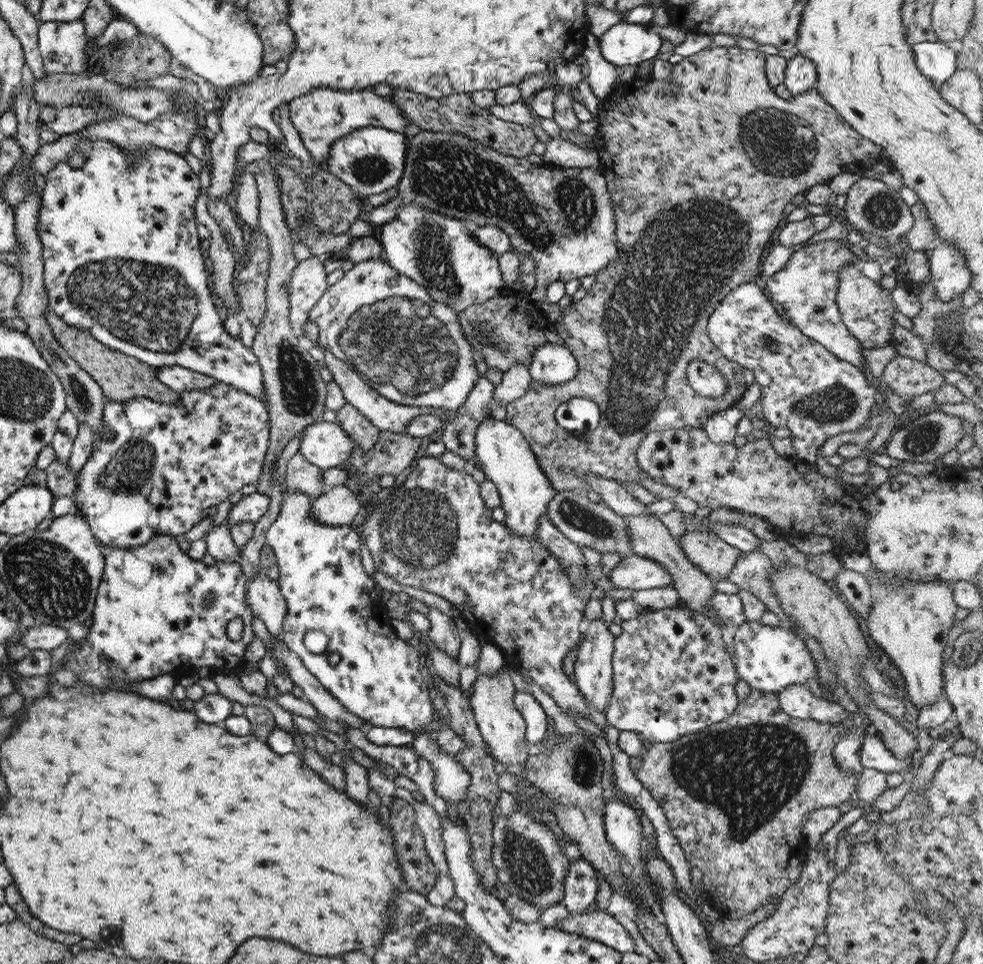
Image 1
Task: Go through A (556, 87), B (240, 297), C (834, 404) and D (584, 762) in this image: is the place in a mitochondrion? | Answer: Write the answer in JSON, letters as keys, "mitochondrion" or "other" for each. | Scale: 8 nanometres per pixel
{"A":"other","B":"other","C":"mitochondrion","D":"mitochondrion"}

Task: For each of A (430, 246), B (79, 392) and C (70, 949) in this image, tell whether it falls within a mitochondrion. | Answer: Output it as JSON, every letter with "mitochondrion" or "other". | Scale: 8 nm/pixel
{"A":"mitochondrion","B":"mitochondrion","C":"other"}

